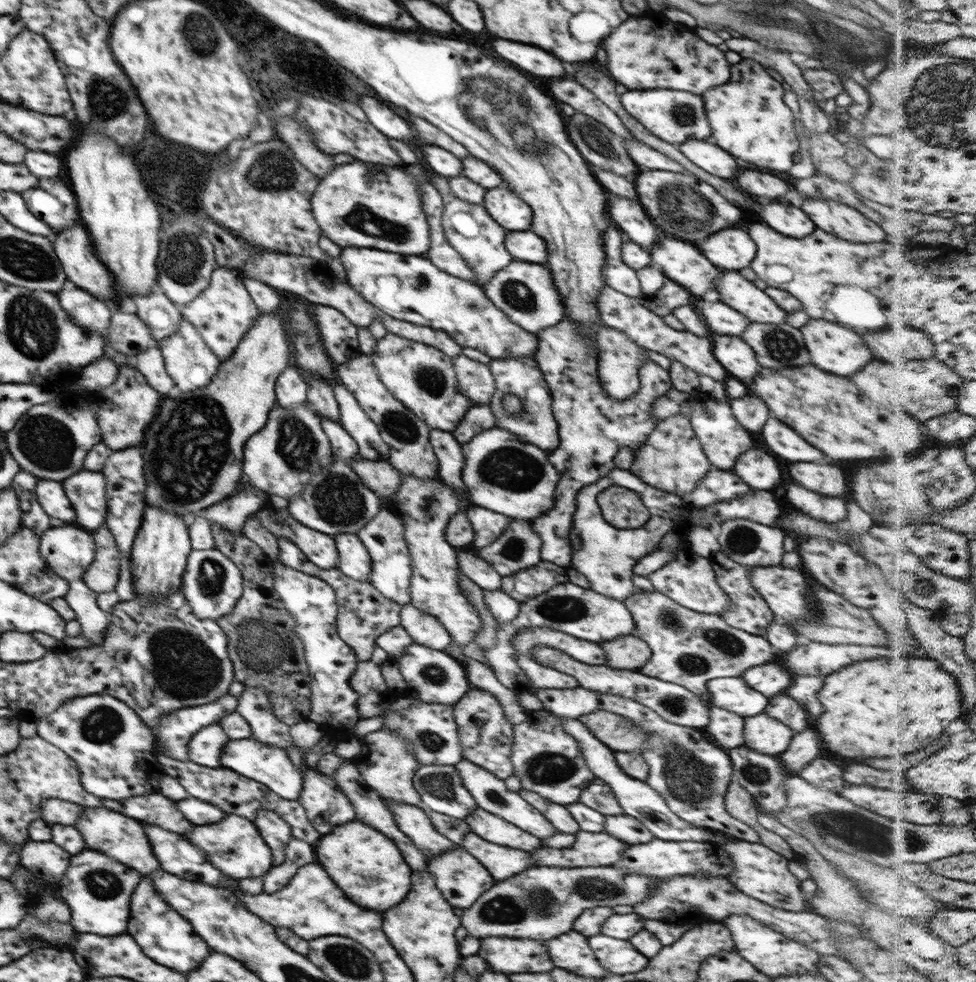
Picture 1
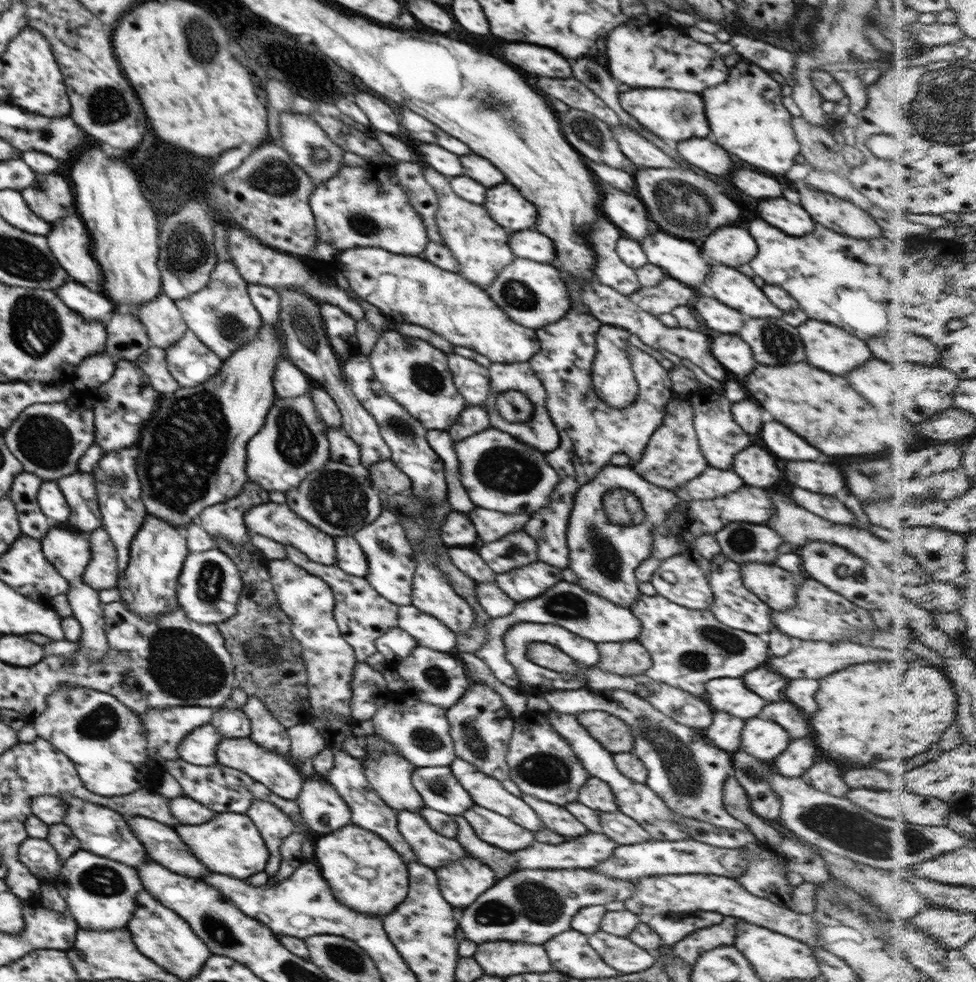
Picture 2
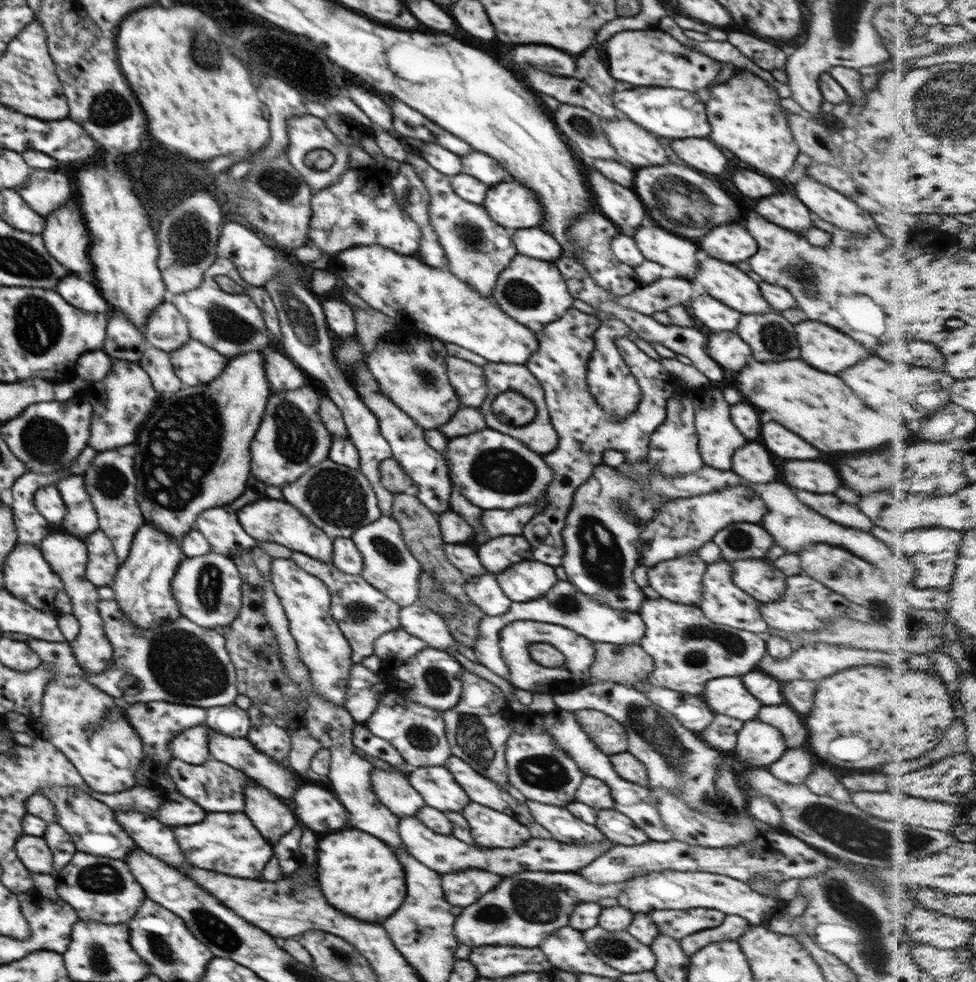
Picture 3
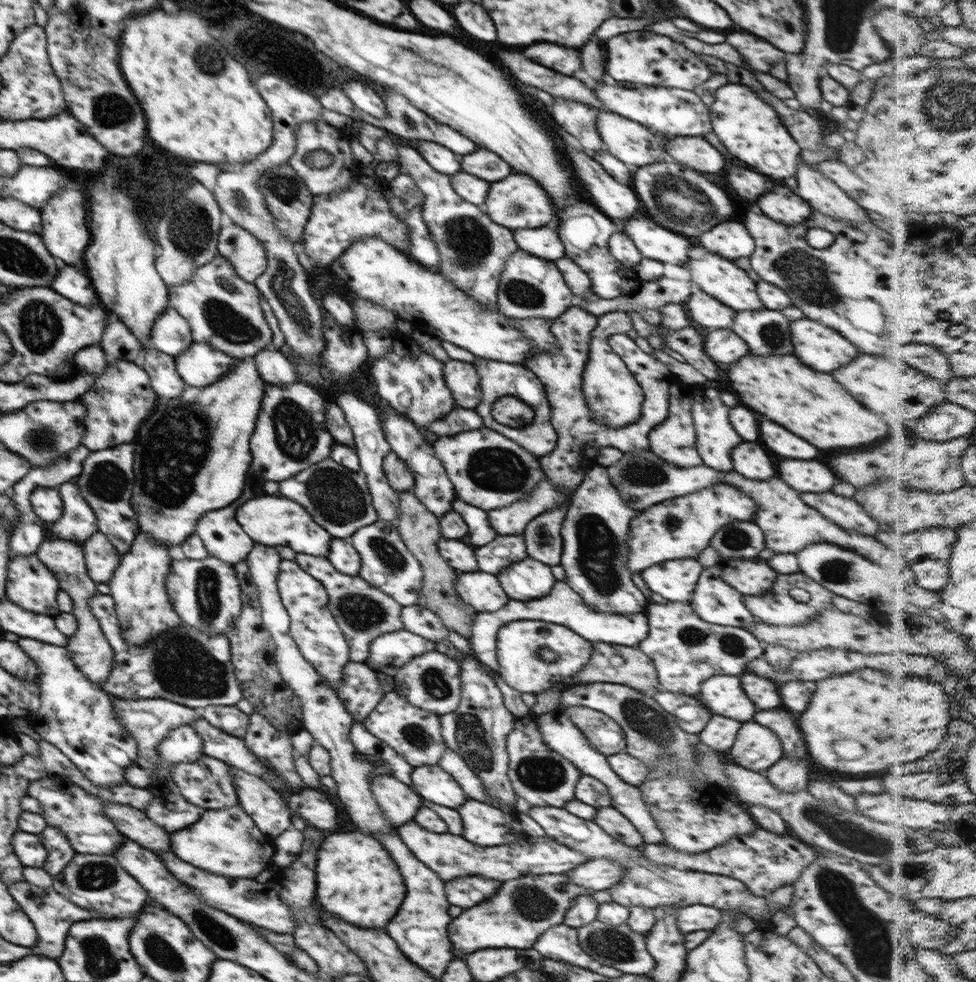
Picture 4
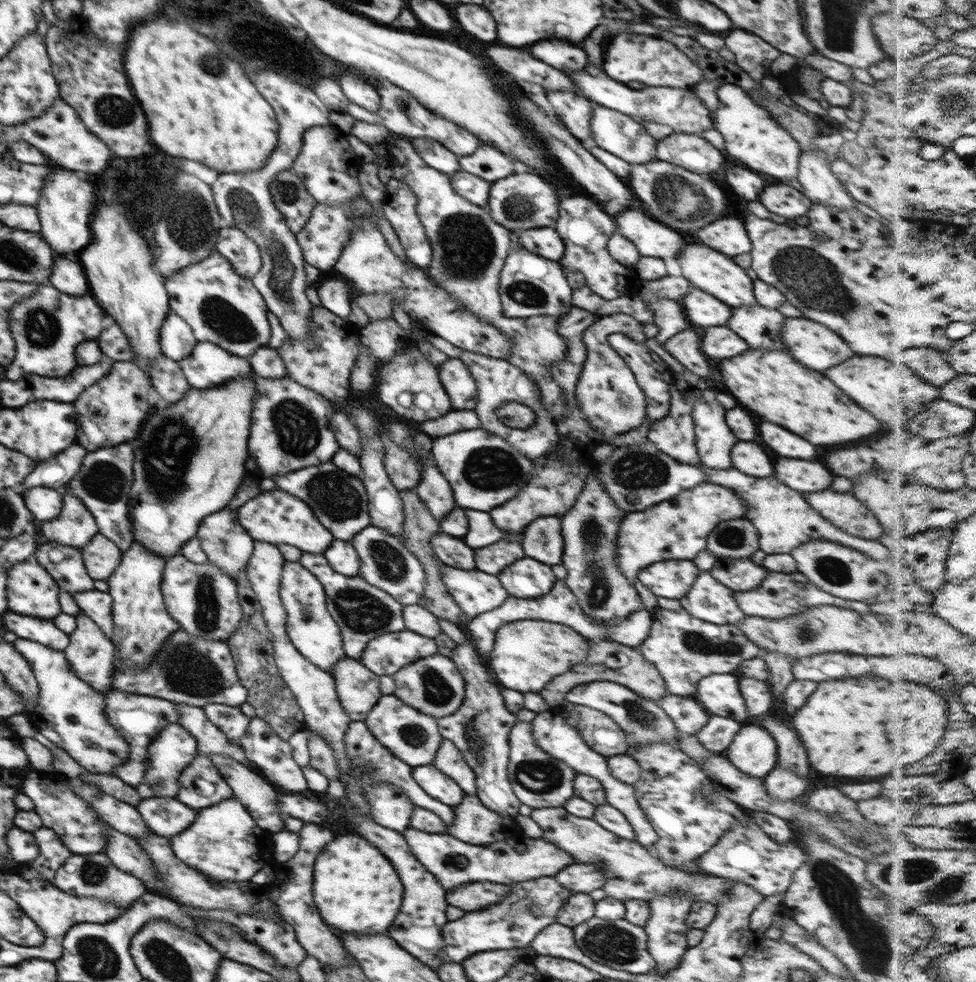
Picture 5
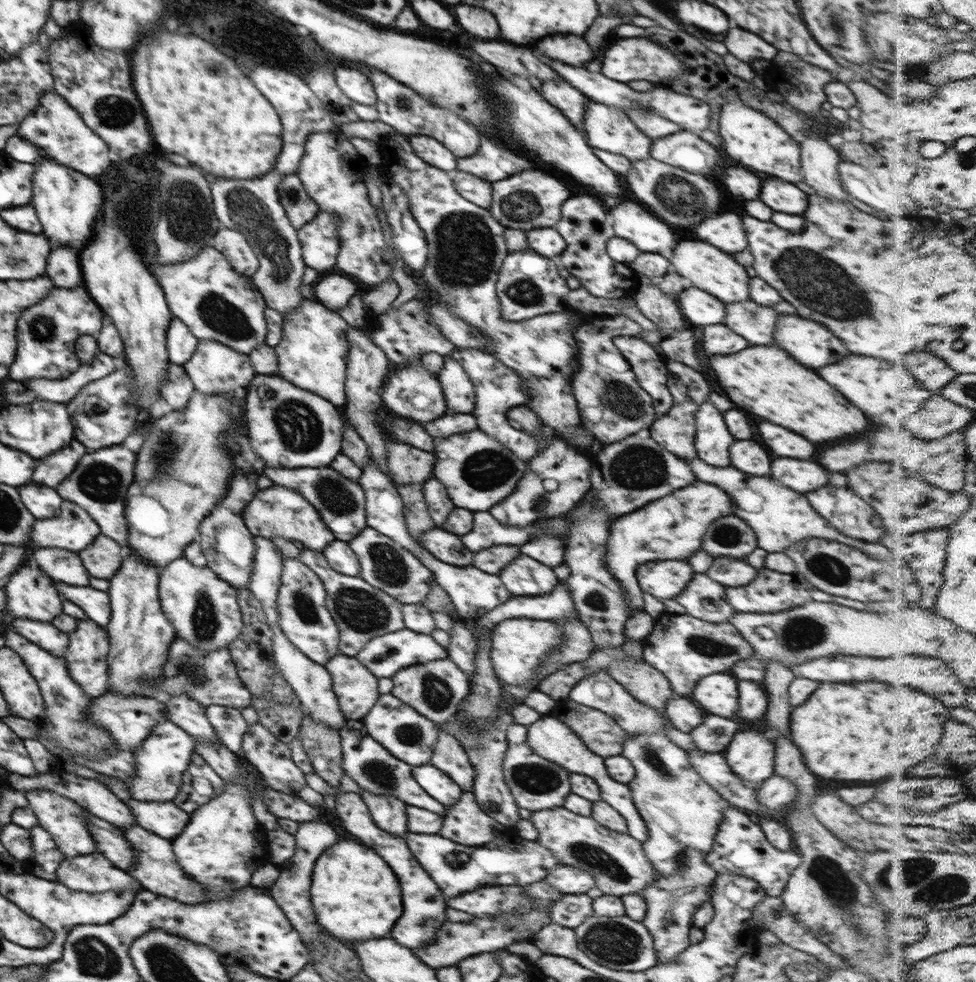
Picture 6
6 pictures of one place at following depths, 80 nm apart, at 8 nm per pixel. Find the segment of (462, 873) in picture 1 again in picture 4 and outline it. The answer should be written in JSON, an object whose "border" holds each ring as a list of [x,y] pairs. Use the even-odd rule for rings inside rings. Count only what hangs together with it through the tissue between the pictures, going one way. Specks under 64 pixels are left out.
{"border":[[[458,877],[452,882],[446,882],[444,888],[450,904],[468,909],[494,896],[500,890],[502,883],[484,877]]]}

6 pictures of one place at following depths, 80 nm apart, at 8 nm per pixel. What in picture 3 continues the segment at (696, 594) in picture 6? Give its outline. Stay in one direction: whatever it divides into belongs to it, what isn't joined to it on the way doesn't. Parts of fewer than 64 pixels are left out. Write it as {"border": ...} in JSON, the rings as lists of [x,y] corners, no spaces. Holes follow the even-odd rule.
{"border":[[[722,558],[718,562],[709,564],[703,578],[704,600],[700,603],[699,608],[708,620],[735,629],[749,630],[753,633],[768,632],[770,630],[770,626],[761,617],[759,611],[761,603],[756,601],[753,596],[746,594],[741,588],[736,588],[733,581],[733,568],[728,564],[728,561]]]}

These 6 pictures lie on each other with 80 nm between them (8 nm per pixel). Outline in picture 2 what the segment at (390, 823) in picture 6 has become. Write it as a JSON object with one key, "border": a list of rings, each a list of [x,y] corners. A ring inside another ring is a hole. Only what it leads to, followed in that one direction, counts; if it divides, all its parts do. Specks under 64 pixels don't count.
{"border":[[[393,746],[391,752],[380,753],[379,750],[364,747],[368,757],[360,758],[365,768],[364,774],[371,784],[371,787],[378,793],[382,801],[394,811],[419,811],[424,807],[421,794],[412,784],[412,773],[416,768],[411,762],[408,762],[401,753]]]}

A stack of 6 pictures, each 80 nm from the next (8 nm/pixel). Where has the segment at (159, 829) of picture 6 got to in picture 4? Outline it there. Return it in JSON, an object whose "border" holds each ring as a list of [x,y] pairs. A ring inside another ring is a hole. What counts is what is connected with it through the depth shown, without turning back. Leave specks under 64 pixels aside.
{"border":[[[170,794],[170,796],[152,798],[148,804],[148,810],[144,812],[154,824],[164,828],[166,832],[176,833],[176,830],[182,830],[184,826],[194,824],[204,814],[205,809],[188,804],[183,796]]]}

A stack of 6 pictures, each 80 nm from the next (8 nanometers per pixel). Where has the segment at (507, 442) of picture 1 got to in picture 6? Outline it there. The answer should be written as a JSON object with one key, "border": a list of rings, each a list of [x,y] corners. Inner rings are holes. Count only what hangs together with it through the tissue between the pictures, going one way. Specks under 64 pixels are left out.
{"border":[[[479,429],[471,430],[464,434],[456,434],[456,436],[450,436],[450,438],[445,438],[444,440],[438,440],[432,452],[435,458],[433,476],[444,485],[450,500],[455,506],[472,510],[472,512],[490,510],[496,502],[500,502],[514,492],[520,478],[526,476],[530,470],[527,462],[518,459],[511,450],[508,450],[497,440],[484,434]]]}

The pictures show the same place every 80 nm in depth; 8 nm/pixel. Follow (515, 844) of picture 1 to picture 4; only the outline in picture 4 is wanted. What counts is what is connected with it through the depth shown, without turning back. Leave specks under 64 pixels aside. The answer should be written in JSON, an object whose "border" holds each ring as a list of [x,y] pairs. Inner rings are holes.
{"border":[[[467,799],[462,806],[458,807],[457,812],[462,818],[462,825],[464,825],[462,838],[477,846],[504,846],[504,842],[516,843],[516,840],[526,838],[526,834],[524,834],[518,818],[515,818],[512,814],[505,813],[502,809],[492,807],[485,802]]]}

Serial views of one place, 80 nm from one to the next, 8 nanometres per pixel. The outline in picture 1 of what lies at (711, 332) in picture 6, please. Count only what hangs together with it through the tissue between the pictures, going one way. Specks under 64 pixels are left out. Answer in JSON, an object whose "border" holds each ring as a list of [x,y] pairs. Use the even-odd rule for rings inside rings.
{"border":[[[718,336],[714,340],[714,356],[736,378],[754,378],[760,368],[752,348],[736,336]]]}

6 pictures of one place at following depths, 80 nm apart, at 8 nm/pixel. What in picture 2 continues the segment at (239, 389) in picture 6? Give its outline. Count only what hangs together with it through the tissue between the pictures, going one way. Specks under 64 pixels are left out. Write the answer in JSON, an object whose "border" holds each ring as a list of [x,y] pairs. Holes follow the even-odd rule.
{"border":[[[190,331],[165,350],[168,372],[180,388],[196,388],[218,374],[223,361]]]}

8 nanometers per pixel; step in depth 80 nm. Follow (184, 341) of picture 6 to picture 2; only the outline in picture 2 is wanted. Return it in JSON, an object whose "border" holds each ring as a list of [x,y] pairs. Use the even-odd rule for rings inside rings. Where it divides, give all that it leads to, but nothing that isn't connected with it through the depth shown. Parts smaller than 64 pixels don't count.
{"border":[[[161,292],[154,300],[138,308],[138,318],[148,334],[148,339],[160,349],[176,344],[188,330],[180,310],[169,296]]]}

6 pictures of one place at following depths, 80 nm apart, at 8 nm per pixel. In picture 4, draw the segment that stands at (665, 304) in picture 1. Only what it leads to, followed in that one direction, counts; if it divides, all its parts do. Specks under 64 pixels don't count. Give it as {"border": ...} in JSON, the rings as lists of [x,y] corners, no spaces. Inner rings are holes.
{"border":[[[662,276],[645,282],[646,284],[643,282],[639,290],[632,295],[622,295],[612,299],[599,298],[598,301],[577,299],[576,304],[599,317],[614,311],[626,312],[629,308],[658,310],[665,304],[686,302],[690,296],[690,282],[684,280]]]}

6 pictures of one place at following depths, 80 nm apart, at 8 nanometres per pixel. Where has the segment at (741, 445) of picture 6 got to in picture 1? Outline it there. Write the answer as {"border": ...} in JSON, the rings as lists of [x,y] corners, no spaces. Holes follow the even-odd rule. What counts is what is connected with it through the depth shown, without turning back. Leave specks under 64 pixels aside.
{"border":[[[748,450],[744,454],[740,454],[740,458],[736,460],[734,472],[752,488],[758,490],[770,490],[780,482],[780,468],[776,464],[776,460],[766,454],[764,450]]]}

